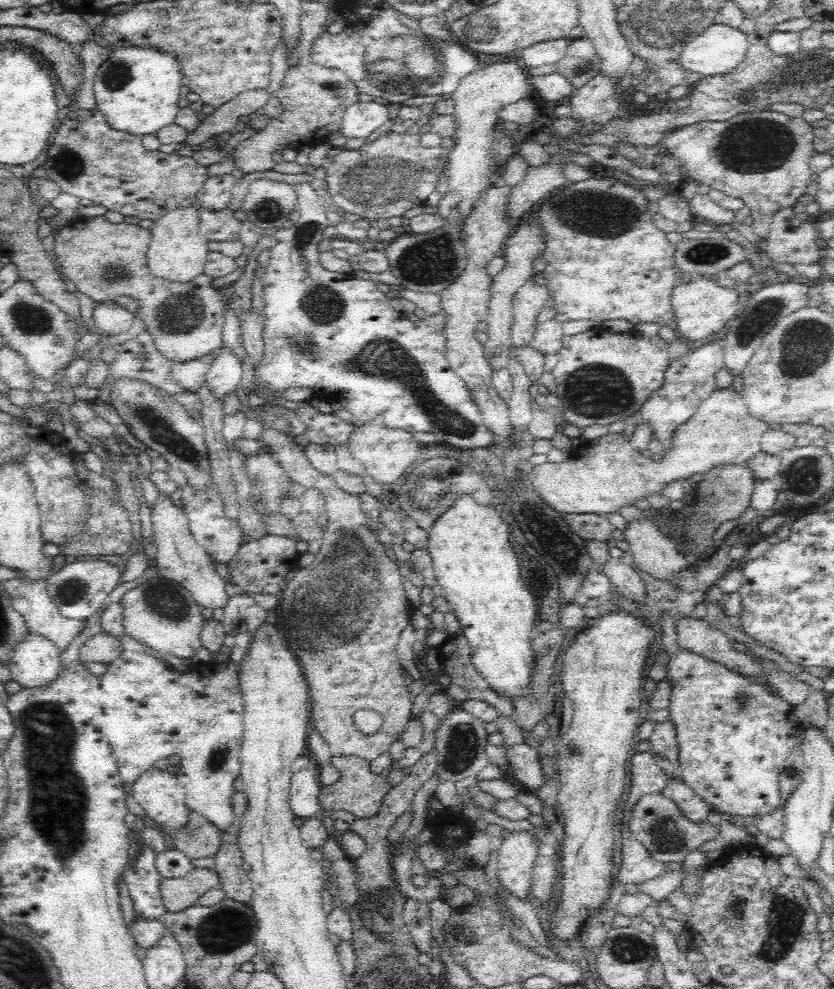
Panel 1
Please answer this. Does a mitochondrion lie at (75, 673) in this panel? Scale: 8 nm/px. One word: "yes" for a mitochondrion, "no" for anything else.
no

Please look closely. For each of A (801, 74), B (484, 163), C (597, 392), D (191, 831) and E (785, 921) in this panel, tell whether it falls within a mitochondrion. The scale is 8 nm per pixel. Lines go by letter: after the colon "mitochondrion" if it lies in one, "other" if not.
A: mitochondrion
B: other
C: mitochondrion
D: mitochondrion
E: mitochondrion

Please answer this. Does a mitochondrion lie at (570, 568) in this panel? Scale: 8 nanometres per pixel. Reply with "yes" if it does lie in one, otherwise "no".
yes

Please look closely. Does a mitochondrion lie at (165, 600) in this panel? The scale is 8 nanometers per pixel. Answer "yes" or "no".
yes

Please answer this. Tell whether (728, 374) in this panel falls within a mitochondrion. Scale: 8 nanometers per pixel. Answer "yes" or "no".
no

